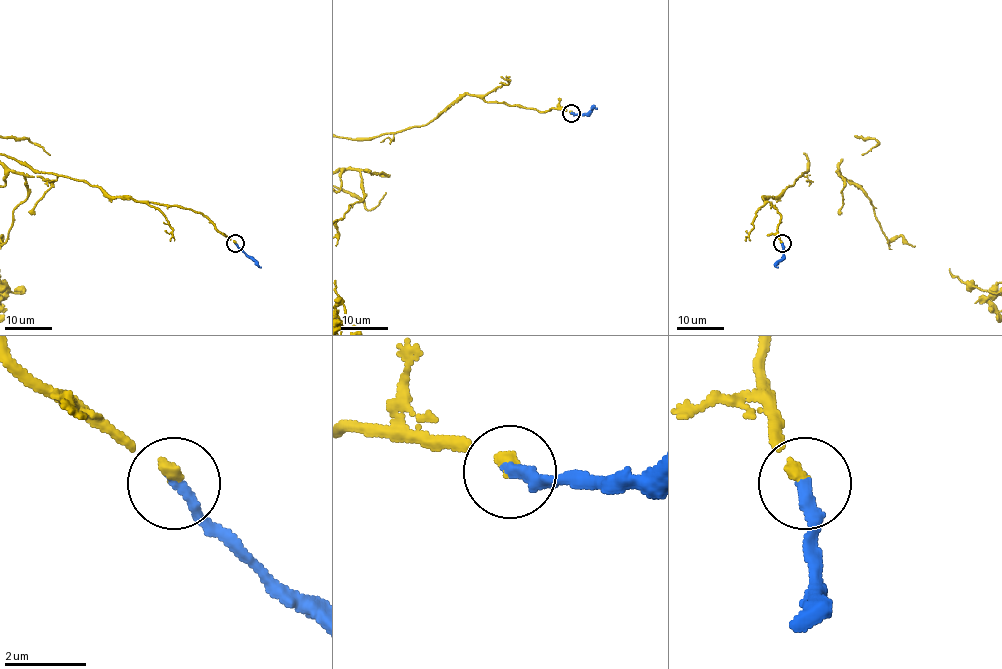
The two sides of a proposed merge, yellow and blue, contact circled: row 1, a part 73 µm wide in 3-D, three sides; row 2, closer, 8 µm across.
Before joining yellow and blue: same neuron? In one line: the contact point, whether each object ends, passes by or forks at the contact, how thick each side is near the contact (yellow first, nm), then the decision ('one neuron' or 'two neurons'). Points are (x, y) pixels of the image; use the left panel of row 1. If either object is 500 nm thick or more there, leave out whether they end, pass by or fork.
(235, 243) | yellow ends | blue ends | 280/300 nm | one neuron

